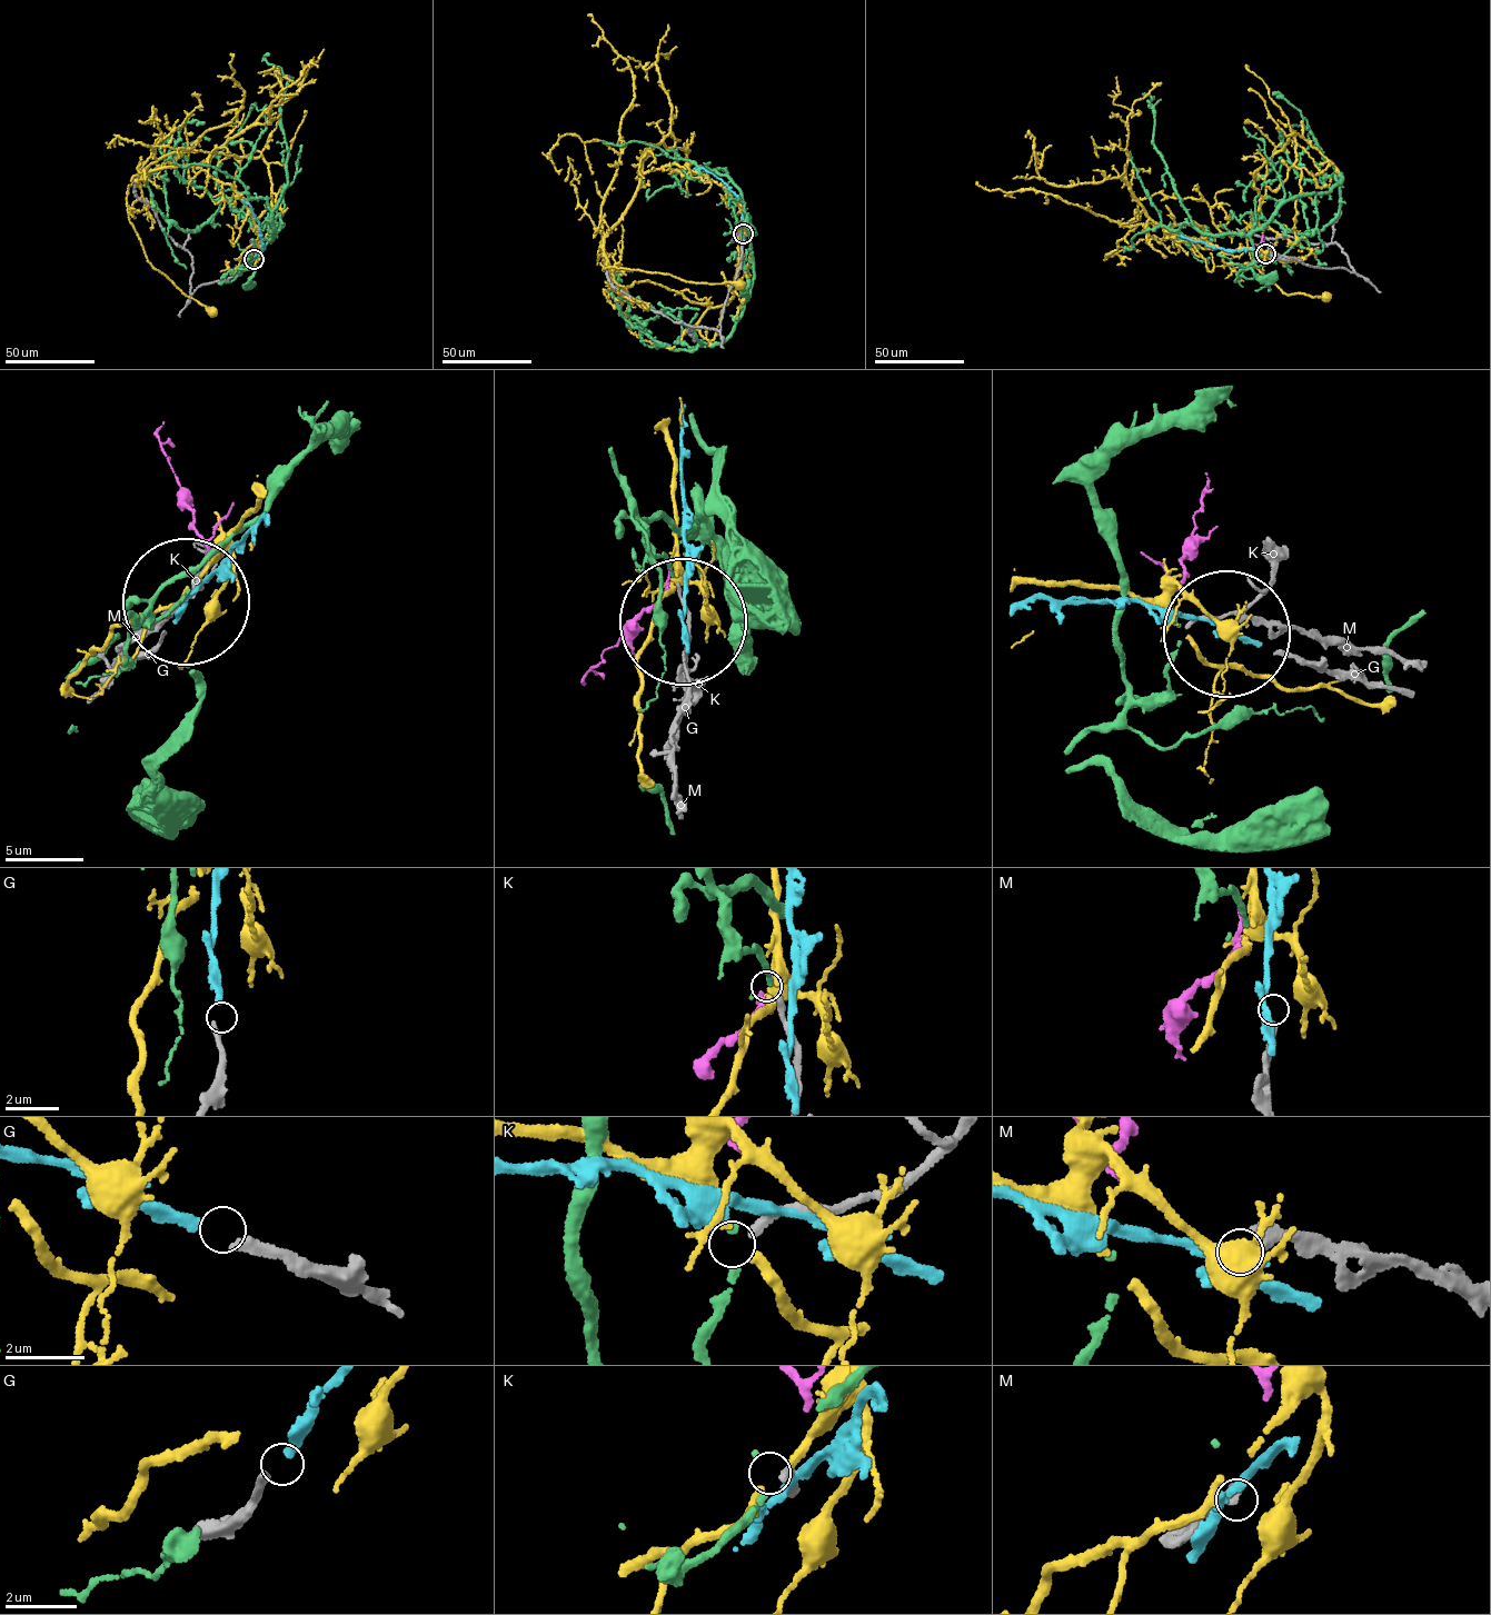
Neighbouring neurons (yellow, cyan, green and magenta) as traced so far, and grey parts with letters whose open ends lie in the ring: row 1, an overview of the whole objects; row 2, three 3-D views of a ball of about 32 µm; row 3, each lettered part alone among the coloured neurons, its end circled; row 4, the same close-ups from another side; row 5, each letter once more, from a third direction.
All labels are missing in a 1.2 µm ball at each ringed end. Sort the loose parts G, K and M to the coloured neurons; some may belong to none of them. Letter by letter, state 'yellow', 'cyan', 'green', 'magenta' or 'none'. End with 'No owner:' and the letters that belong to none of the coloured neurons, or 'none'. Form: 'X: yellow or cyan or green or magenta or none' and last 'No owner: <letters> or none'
G: cyan
K: green
M: none
No owner: M

